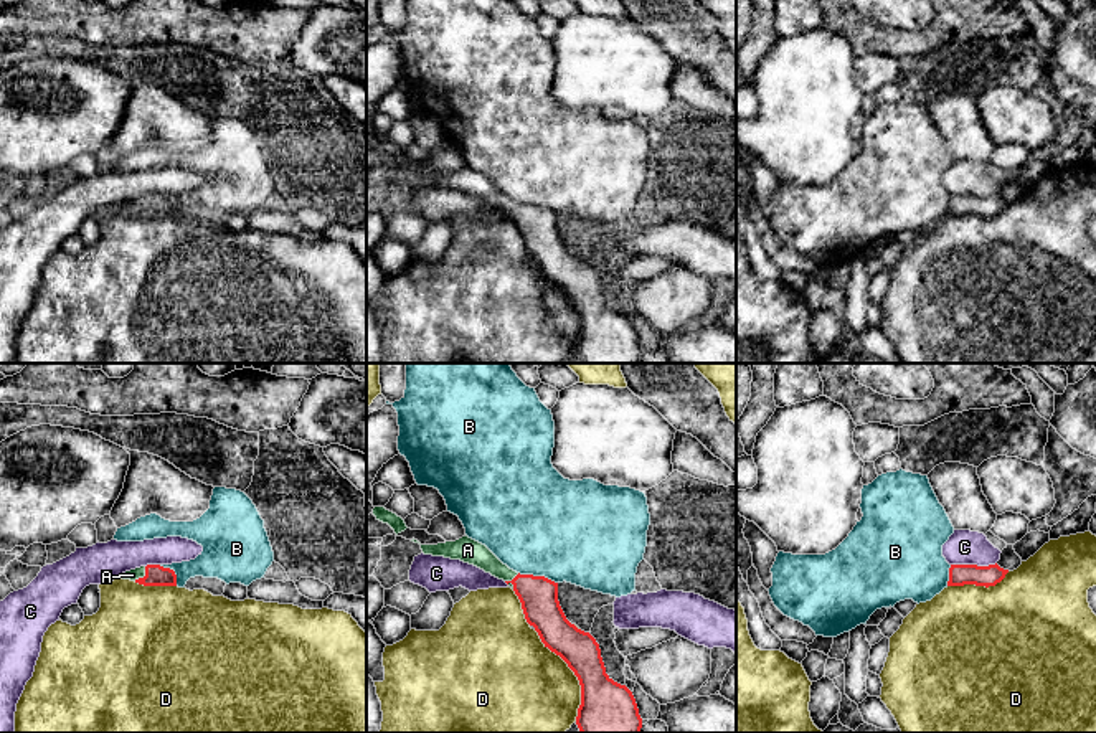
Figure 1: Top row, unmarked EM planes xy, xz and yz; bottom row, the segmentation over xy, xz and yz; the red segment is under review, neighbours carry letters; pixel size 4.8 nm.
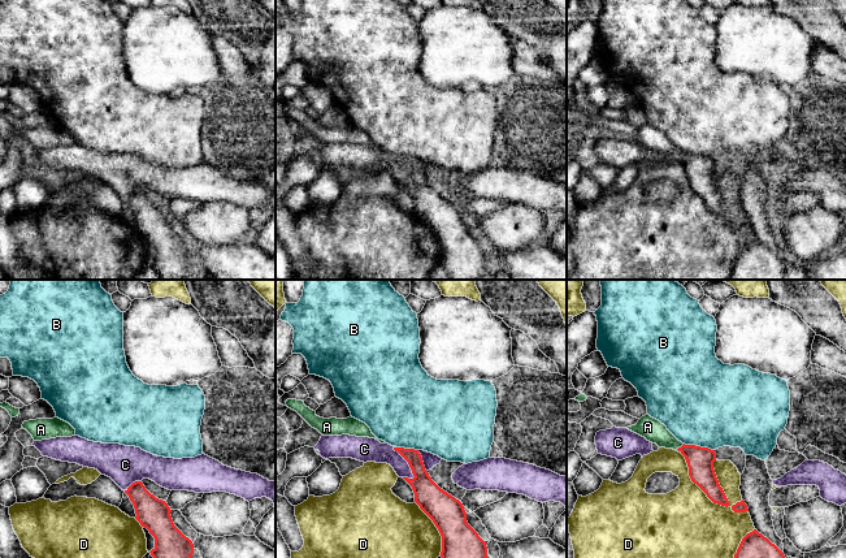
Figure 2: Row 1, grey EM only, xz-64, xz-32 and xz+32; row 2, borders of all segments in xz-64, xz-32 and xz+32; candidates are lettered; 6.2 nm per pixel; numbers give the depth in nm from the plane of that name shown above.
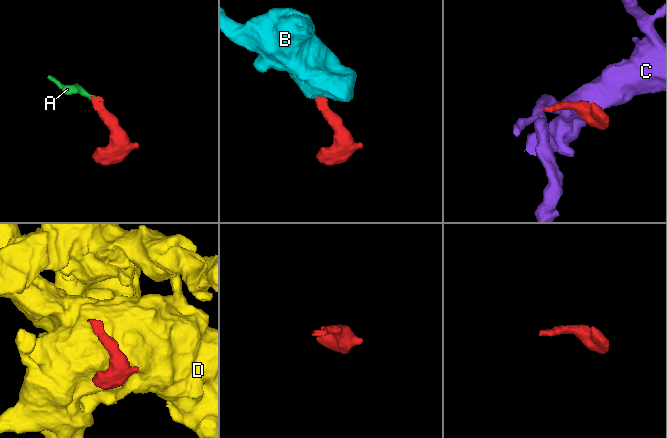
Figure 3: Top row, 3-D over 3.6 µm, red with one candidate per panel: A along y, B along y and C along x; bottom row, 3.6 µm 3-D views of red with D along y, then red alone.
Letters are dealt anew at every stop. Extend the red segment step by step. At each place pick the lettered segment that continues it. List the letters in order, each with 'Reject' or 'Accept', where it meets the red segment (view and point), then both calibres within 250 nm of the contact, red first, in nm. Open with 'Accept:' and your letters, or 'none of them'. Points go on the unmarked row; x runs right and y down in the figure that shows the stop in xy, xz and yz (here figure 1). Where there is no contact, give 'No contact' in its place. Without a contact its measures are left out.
Accept: A
A: Accept. Touches red at xz (510, 212). Thickness 190 nm (red) against 120 nm
B: Reject. Touches red at xz (538, 207). Thickness 190 nm (red) against 500 nm
C: Reject. Touches red at yz (973, 195). Thickness 110 nm (red) against 170 nm
D: Reject. Touches red at xz (575, 304). Thickness 280 nm (red) against 480 nm

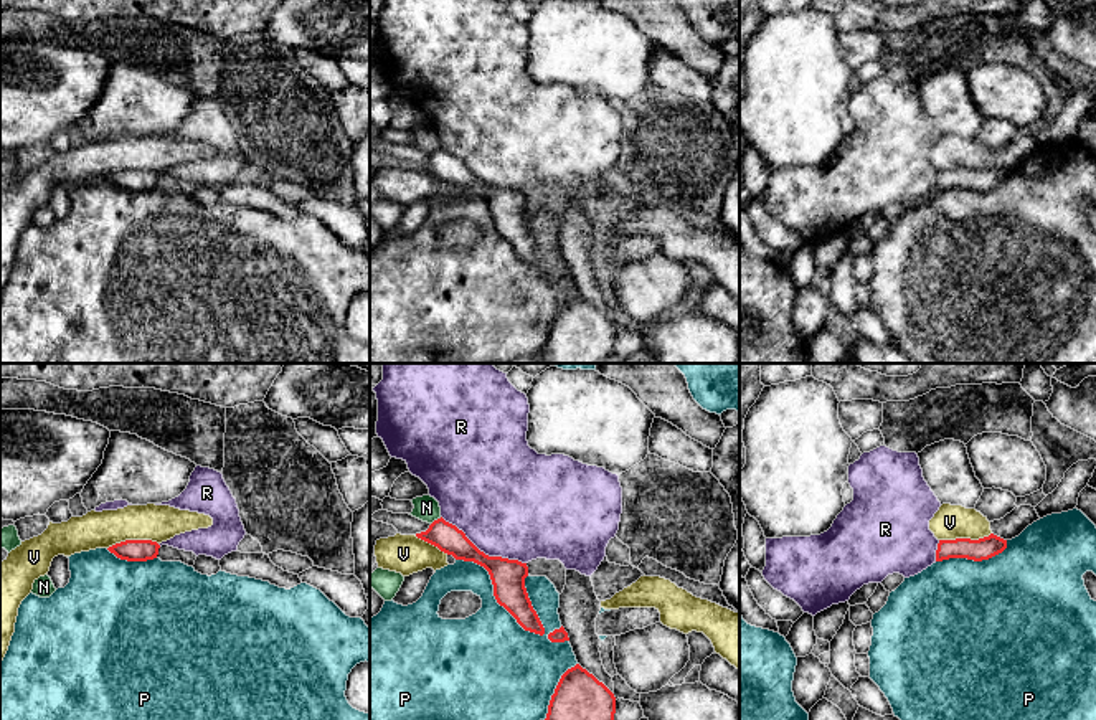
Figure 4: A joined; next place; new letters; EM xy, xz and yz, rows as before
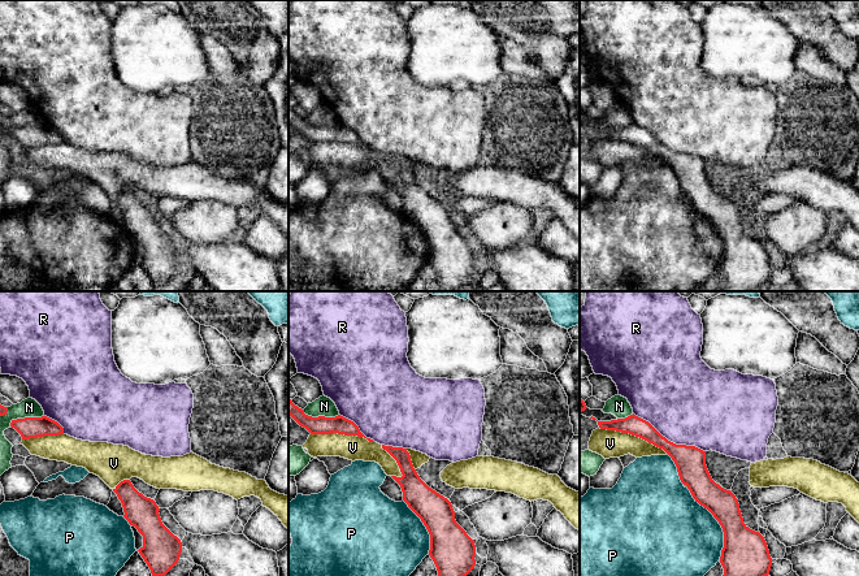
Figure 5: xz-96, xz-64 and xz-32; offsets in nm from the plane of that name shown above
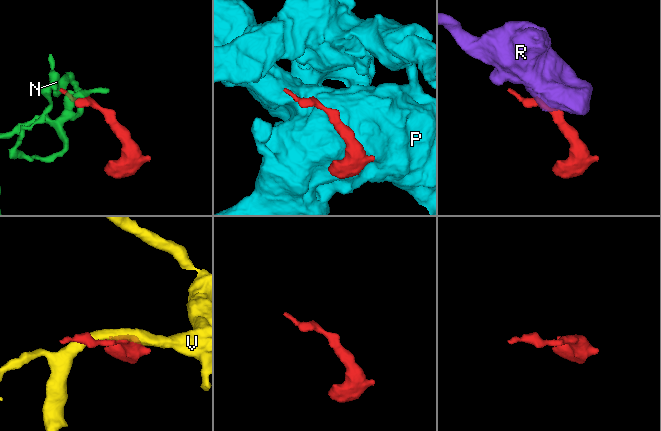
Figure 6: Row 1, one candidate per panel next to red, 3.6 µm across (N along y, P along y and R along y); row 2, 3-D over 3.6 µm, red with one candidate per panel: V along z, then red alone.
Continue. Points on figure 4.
Accept: none of them
N: Reject. Touches red at xz (438, 149). Thickness 140 nm (red) against 120 nm
P: Reject. Touches red at xz (504, 236). Thickness 160 nm (red) against 420 nm
R: Reject. Touches red at xz (482, 182). Thickness 160 nm (red) against 480 nm
V: Reject. Touches red at yz (964, 169). Thickness 110 nm (red) against 170 nm

